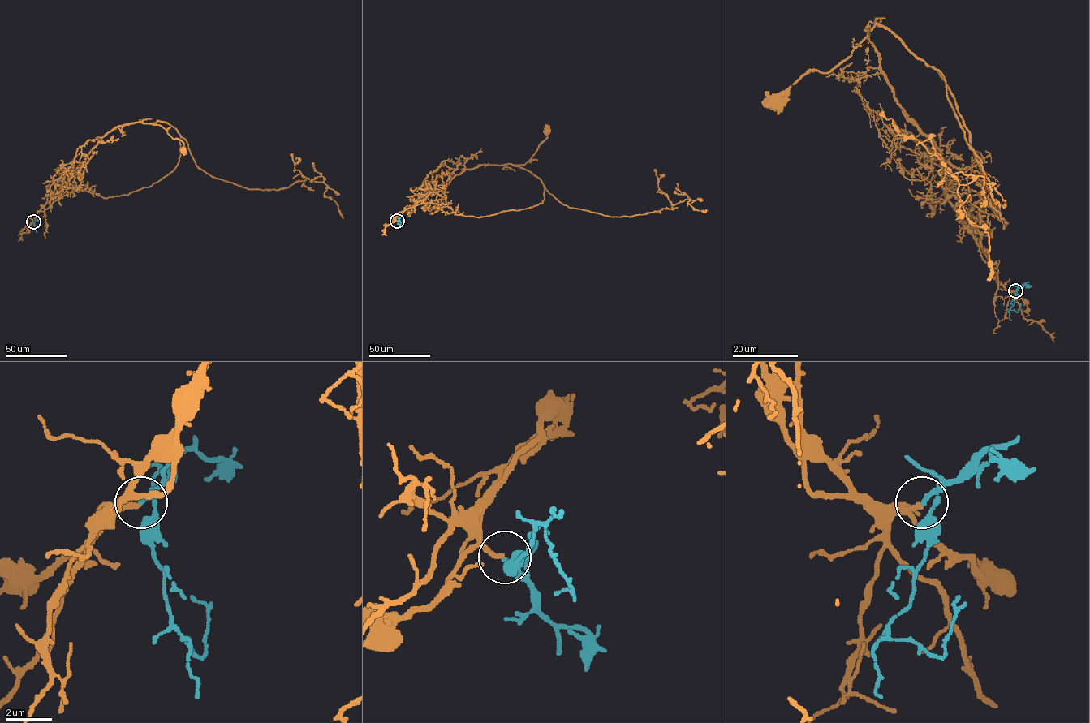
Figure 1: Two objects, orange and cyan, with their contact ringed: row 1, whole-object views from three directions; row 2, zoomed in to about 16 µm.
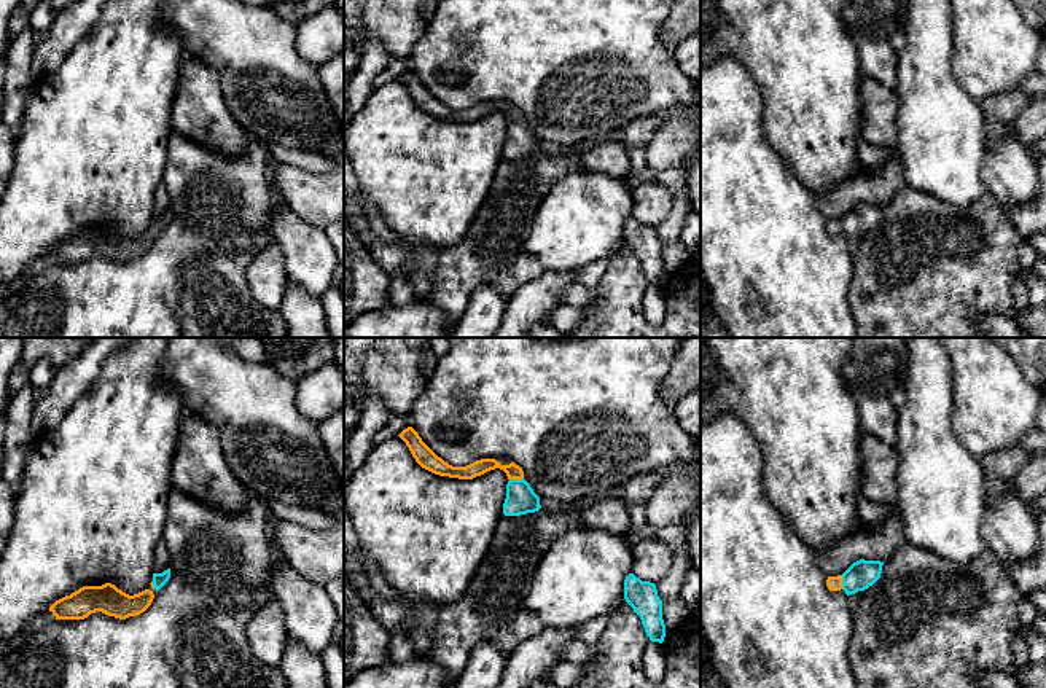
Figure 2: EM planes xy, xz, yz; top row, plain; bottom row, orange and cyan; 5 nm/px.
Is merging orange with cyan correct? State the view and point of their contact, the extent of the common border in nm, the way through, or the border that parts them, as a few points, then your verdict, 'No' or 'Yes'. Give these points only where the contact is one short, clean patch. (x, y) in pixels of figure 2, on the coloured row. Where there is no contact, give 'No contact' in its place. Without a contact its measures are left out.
Touches orange at xz (516, 478). Shared border 70 nm. Path across: xz (480, 467), (500, 465), (516, 478), (521, 499). Yes

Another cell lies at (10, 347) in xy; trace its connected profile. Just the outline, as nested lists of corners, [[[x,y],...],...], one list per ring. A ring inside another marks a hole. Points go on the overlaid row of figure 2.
[[[0,338],[0,417],[5,417],[8,397],[8,376],[22,360],[24,338]]]

